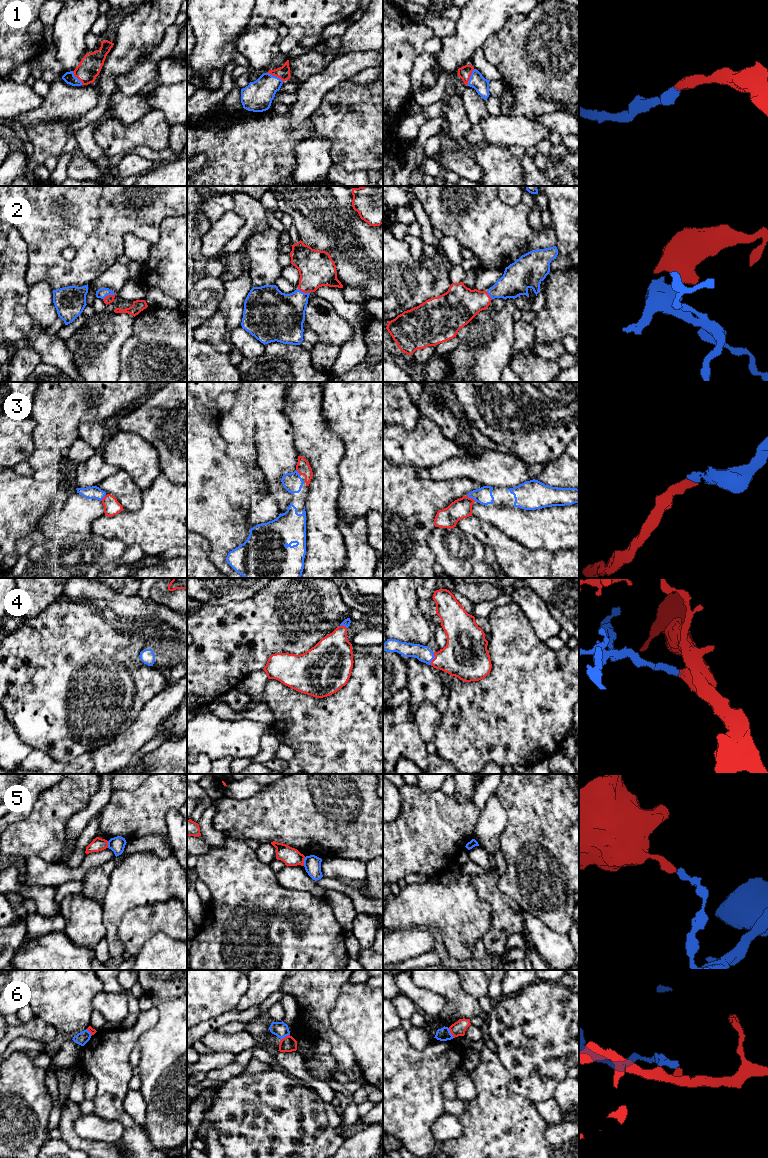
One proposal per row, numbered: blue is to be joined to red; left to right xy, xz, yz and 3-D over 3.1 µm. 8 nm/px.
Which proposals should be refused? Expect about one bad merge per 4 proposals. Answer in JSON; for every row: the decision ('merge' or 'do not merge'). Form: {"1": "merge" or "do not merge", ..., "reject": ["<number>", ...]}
{"1": "merge", "2": "merge", "3": "merge", "4": "merge", "5": "do not merge", "6": "do not merge", "reject": ["5", "6"]}

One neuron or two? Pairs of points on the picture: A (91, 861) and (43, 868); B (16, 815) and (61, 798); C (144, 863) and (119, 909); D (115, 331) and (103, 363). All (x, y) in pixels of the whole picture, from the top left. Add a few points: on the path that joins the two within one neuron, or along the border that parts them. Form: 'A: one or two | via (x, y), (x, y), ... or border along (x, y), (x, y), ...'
A: one | via (79, 872), (55, 873)
B: two | border along (50, 787), (40, 794), (34, 804)
C: one | via (144, 874), (120, 898)
D: one | via (107, 339), (103, 343), (103, 355)

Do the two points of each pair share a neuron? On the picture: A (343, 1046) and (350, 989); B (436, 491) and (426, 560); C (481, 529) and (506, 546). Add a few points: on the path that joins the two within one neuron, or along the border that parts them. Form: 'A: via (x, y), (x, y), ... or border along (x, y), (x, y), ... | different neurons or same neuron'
A: border along (329, 1021), (330, 1027), (348, 1044), (355, 1060) | different neurons
B: via (426, 508), (426, 528), (422, 532), (422, 543) | same neuron
C: via (487, 533), (500, 543) | same neuron

